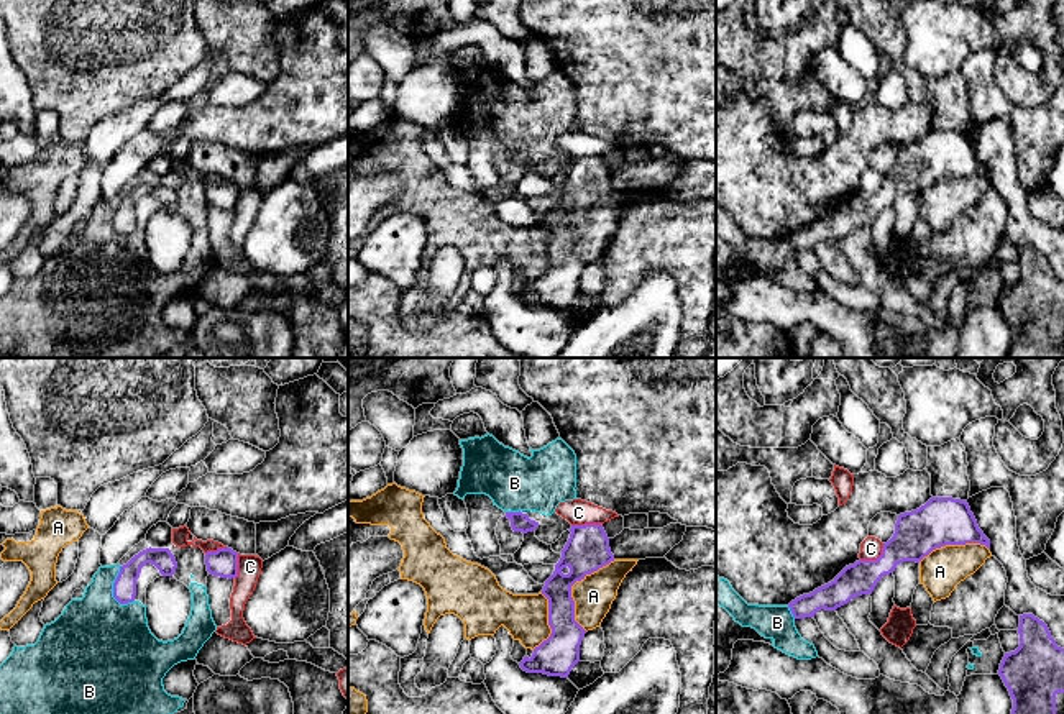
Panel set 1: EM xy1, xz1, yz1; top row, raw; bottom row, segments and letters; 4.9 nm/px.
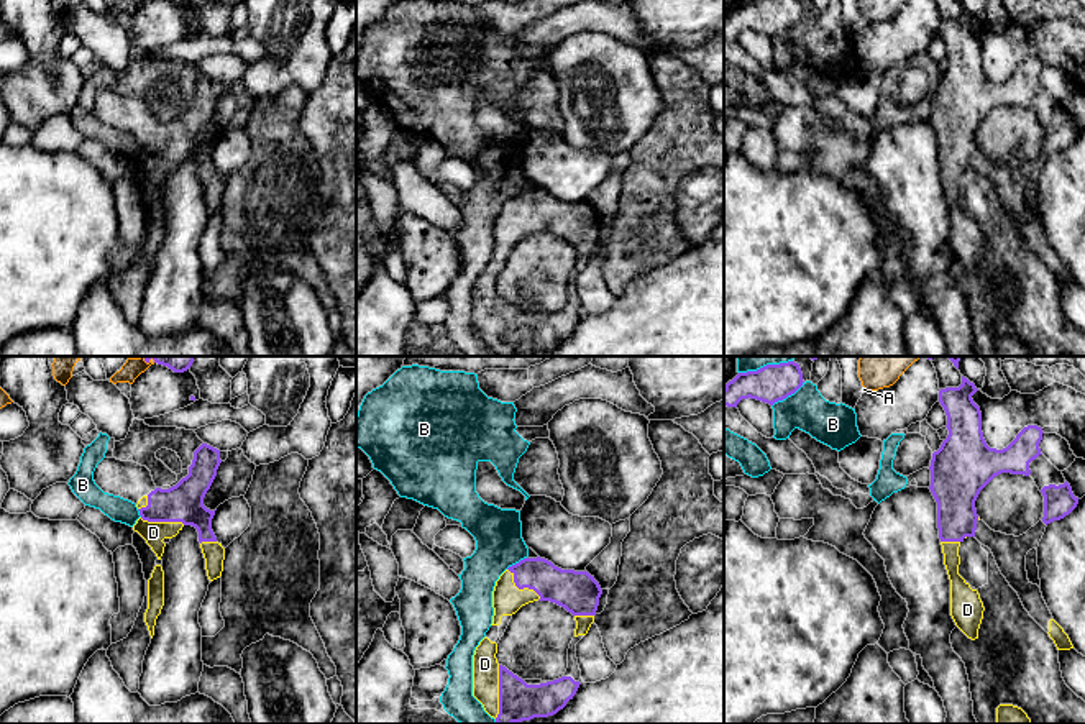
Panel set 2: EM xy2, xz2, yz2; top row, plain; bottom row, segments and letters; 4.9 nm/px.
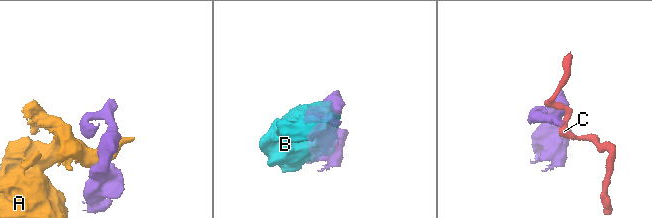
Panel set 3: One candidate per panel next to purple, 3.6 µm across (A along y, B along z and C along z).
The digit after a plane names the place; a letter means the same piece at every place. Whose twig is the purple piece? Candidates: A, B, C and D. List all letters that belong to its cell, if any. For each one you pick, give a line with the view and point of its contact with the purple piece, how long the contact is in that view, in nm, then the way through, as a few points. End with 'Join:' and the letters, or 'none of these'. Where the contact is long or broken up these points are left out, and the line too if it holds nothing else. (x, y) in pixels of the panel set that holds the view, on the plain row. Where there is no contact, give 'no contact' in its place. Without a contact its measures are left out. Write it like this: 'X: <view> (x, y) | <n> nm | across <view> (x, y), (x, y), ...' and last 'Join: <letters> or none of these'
D: xz2 (499, 324) | 260 nm
Join: D

